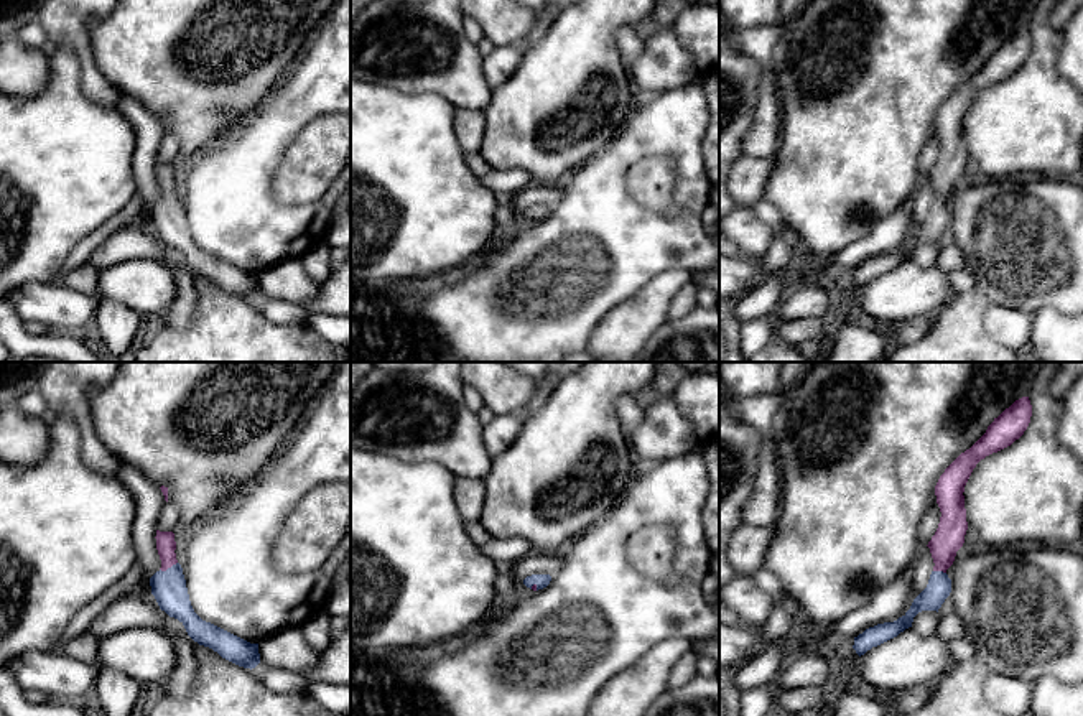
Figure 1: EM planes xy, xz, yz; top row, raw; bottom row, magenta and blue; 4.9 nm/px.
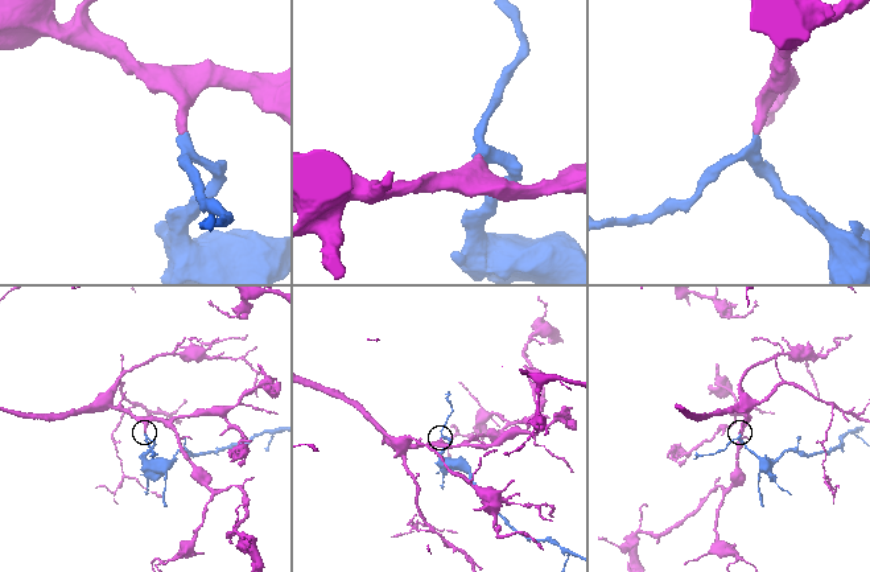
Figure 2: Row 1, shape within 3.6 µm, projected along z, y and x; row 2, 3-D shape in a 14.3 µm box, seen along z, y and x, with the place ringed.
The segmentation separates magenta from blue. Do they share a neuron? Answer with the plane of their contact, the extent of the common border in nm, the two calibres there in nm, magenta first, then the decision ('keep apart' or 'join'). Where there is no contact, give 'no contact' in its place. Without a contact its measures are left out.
xy | 100 nm | 100/160 nm | join

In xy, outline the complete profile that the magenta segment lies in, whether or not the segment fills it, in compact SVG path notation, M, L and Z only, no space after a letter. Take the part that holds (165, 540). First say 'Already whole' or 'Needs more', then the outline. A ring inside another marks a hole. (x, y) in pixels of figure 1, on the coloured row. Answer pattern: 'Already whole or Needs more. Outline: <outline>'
Needs more. Outline: M156 530L156 550L161 568L150 578L151 594L161 611L178 619L188 635L199 645L209 647L222 658L255 668L260 663L258 644L250 644L211 622L202 621L193 609L183 568L176 560L173 532Z

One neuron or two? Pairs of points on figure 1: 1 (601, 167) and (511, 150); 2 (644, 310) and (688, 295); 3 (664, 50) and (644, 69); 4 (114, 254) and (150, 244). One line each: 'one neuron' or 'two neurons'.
1: two neurons
2: two neurons
3: one neuron
4: one neuron

